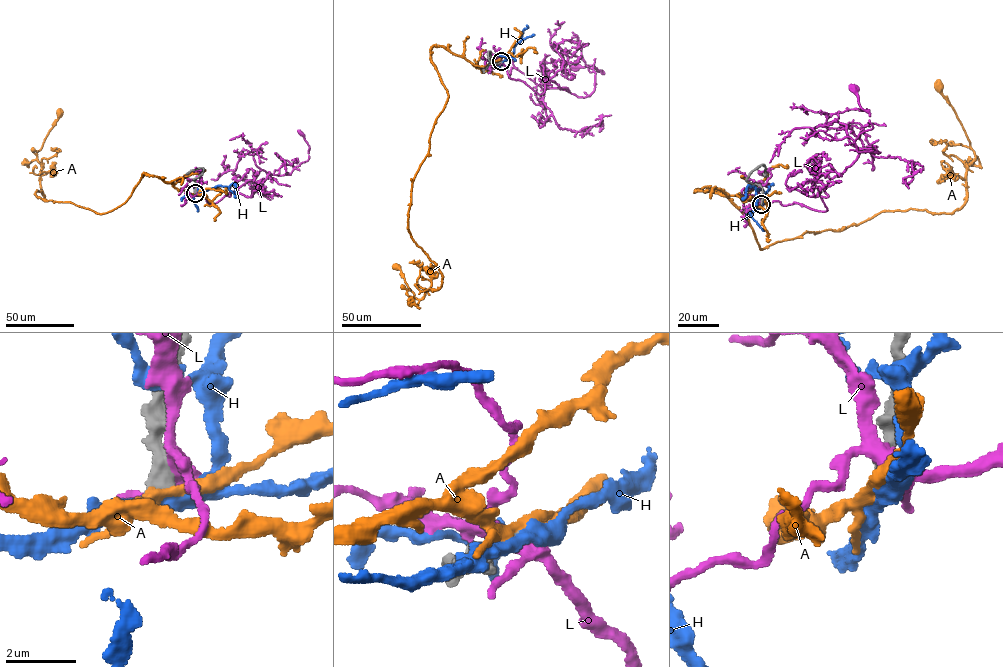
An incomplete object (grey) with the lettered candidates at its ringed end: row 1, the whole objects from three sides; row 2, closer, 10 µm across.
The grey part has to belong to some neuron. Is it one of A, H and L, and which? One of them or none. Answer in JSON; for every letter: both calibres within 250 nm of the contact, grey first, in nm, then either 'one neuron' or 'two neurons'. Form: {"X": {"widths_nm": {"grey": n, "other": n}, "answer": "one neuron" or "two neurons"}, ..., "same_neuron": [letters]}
{"A": {"widths_nm": {"grey": 550, "other": 240}, "answer": "two neurons"}, "H": {"widths_nm": {"grey": 550, "other": 360}, "answer": "two neurons"}, "L": {"widths_nm": {"grey": 600, "other": 380}, "answer": "two neurons"}, "same_neuron": []}

